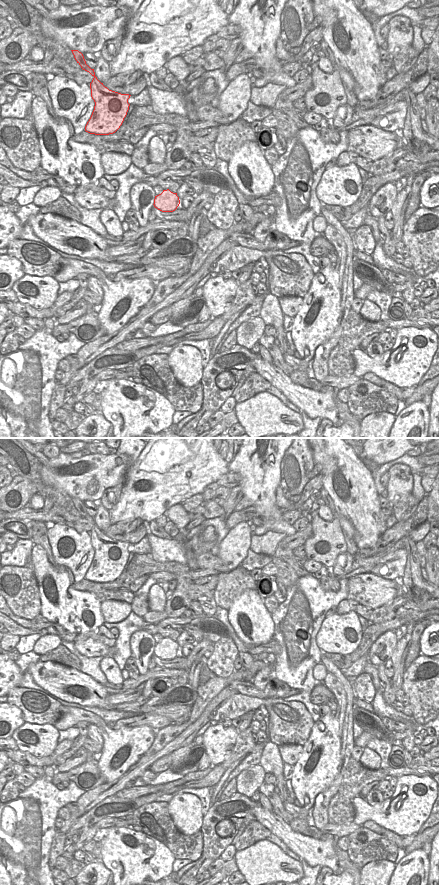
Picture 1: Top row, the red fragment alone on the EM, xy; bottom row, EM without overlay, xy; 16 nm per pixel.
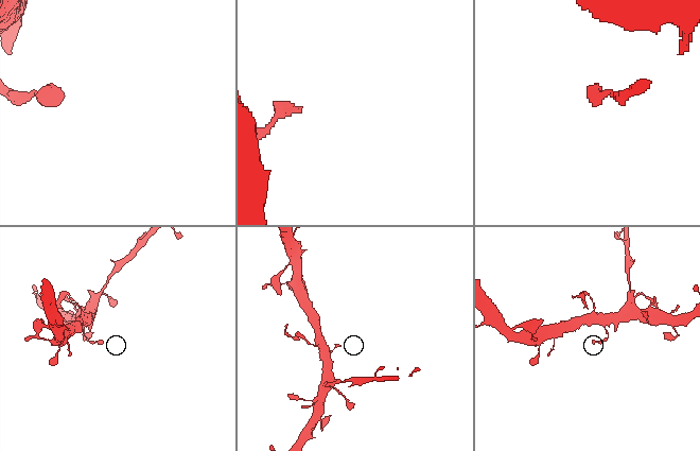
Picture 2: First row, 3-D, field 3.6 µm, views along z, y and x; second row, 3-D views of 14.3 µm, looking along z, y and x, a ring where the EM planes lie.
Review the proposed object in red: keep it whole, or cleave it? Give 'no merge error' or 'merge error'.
merge error

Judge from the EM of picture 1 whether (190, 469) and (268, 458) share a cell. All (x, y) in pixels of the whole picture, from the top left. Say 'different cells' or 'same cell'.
different cells

